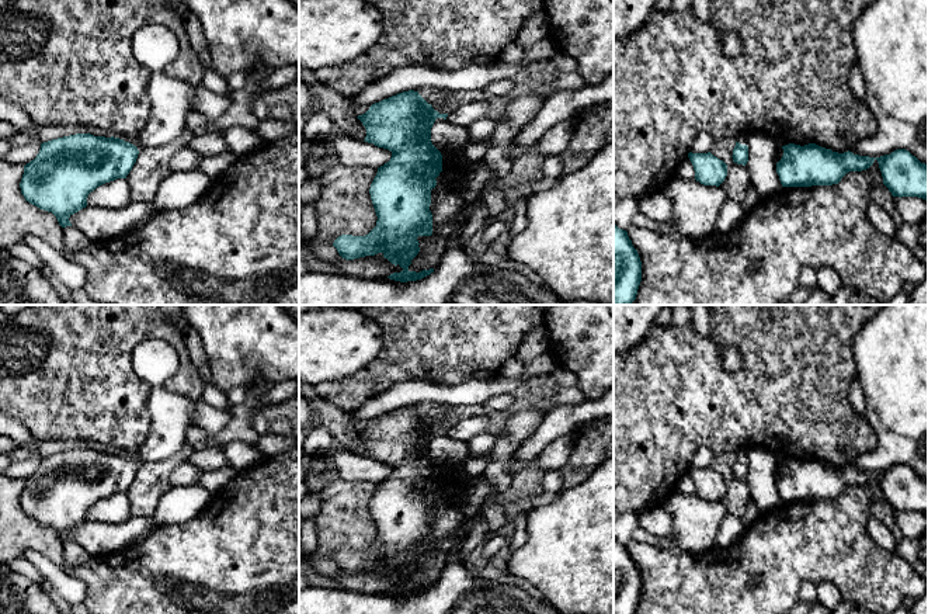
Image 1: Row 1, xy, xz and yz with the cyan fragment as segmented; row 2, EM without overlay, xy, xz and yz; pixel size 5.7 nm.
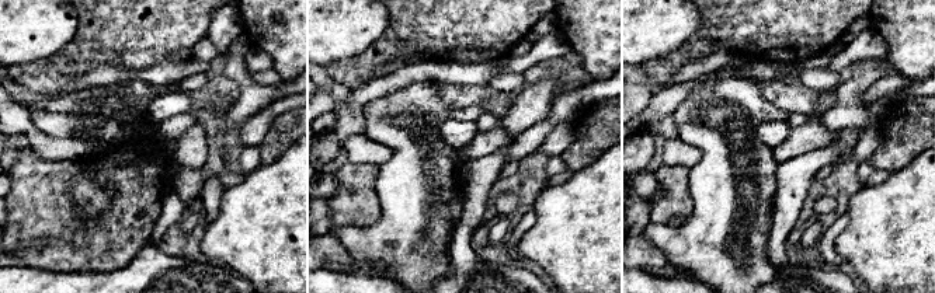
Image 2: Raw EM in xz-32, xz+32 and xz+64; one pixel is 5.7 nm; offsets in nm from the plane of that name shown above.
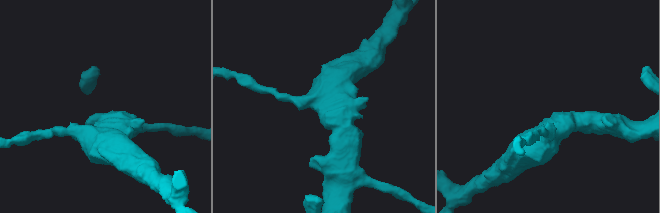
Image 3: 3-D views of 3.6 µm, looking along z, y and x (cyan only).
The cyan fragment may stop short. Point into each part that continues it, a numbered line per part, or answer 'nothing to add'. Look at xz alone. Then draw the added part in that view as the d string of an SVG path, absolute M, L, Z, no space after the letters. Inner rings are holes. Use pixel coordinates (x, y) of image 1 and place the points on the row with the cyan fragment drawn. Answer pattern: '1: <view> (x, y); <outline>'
1: xz (464, 117); M486 101L475 103L472 107L459 108L448 114L446 121L468 128L472 122L489 117L491 105Z

